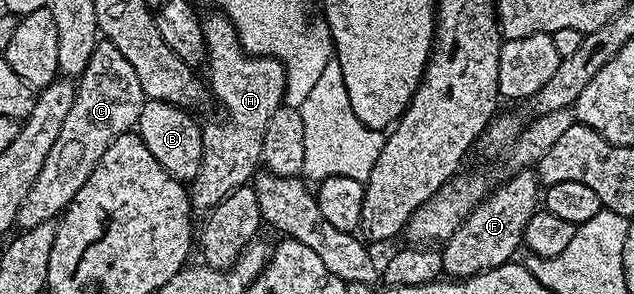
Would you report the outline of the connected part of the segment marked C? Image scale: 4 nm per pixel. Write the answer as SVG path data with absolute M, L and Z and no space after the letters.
M107 40L97 41L94 48L94 56L90 56L90 64L86 64L86 72L78 80L74 105L70 108L70 113L66 115L66 120L62 124L62 129L58 131L58 140L54 140L54 148L50 148L50 153L46 155L46 164L42 164L42 172L38 172L38 180L26 192L26 200L22 200L22 208L18 208L16 213L16 226L21 231L32 230L38 224L59 219L70 200L78 196L78 188L90 180L90 172L102 160L102 152L118 140L118 136L129 133L139 123L140 113L144 107L146 99L142 92L142 84L138 84L138 75L134 73L134 68L114 44Z

